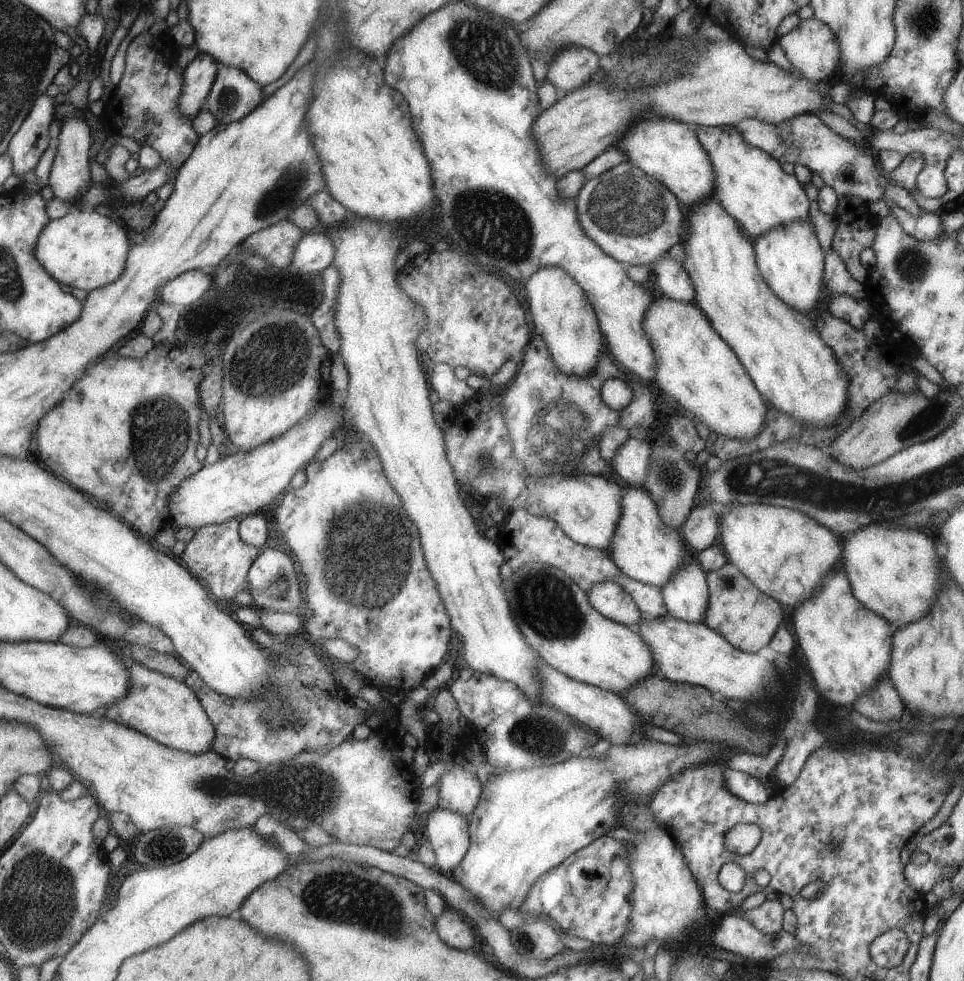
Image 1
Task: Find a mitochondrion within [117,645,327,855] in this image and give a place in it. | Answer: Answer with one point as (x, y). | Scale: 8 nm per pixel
(281, 697)

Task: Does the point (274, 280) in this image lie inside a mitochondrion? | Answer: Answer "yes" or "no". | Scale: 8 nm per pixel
no

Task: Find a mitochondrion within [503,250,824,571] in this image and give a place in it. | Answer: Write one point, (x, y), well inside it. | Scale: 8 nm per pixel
(556, 424)

